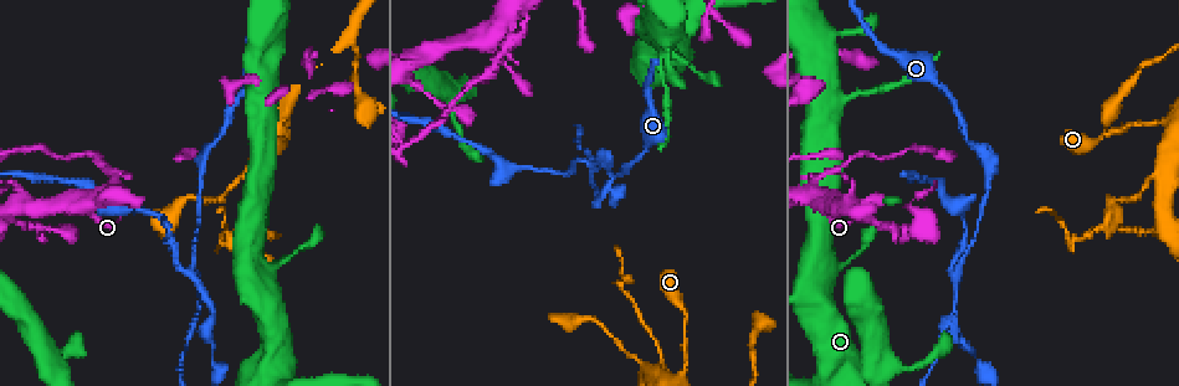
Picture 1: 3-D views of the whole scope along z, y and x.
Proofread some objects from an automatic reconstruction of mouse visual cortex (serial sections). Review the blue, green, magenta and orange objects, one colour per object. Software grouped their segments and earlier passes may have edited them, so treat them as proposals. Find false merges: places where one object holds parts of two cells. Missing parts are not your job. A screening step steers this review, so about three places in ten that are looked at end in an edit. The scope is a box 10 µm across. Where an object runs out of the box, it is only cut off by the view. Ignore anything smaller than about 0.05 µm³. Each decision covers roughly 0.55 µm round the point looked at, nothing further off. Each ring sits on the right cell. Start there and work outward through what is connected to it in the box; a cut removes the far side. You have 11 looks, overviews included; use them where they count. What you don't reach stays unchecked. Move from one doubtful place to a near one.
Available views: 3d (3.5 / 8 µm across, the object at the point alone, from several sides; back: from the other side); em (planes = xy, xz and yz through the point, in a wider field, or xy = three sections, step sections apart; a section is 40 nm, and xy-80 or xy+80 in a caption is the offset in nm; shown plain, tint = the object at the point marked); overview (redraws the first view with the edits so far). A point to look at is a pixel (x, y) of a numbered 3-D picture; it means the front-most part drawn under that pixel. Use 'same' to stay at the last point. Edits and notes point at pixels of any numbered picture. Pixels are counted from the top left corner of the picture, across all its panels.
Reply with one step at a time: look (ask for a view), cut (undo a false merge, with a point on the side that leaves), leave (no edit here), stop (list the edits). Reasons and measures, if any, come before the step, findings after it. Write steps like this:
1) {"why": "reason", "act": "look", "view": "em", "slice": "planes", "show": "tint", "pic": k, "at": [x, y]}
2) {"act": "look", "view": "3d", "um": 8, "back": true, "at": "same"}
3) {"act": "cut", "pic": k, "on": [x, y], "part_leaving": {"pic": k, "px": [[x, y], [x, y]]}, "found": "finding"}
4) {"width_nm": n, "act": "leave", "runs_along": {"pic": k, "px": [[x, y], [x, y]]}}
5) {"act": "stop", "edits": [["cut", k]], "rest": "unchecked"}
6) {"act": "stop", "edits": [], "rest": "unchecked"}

{"why": "sharp bend", "act": "look", "view": "3d", "um": 3.5, "pic": 1, "at": [662, 51]}

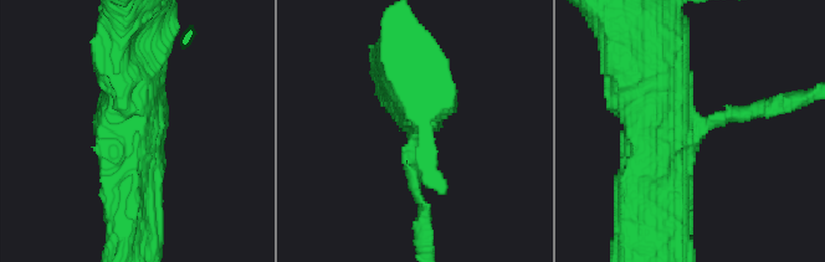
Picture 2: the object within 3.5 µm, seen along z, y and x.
{"act": "look", "view": "em", "slice": "xy", "step": 1, "show": "tint", "pic": 2, "at": [416, 129]}

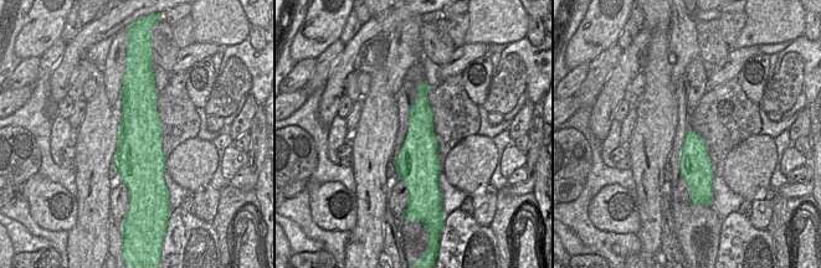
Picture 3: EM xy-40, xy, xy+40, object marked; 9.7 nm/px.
{"act": "look", "view": "em", "slice": "xy", "step": 5, "show": "tint", "at": "same"}

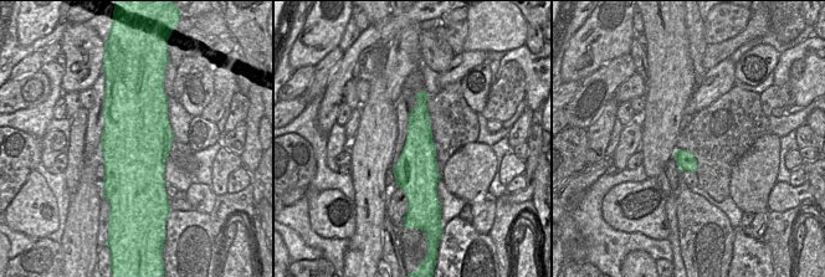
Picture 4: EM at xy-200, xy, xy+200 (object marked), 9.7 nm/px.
{"width_nm": 380, "act": "cut", "pic": 2, "on": [415, 184], "part_leaving": {"pic": 2, "px": [[416, 142], [409, 164], [424, 251]]}, "found": "a second cell is stuck on"}

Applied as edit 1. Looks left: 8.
{"act": "look", "view": "overview"}

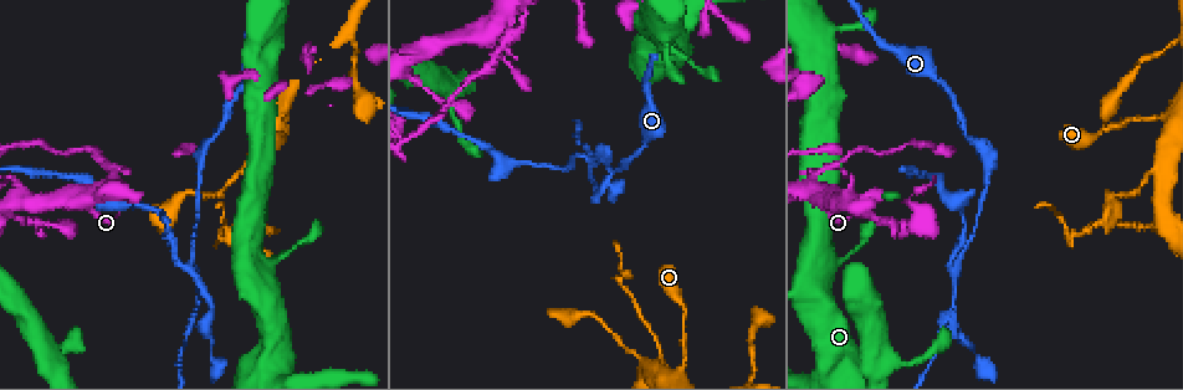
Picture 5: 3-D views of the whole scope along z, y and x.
{"why": "small branch off a trunk", "act": "look", "view": "3d", "um": 3.5, "pic": 5, "at": [244, 166]}

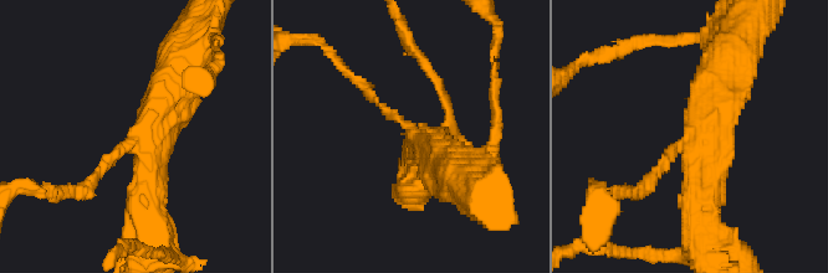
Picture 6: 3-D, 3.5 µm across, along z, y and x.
{"arms": 3, "arm_widths_nm": [150, 350, 600], "act": "look", "view": "em", "slice": "xy", "step": 2, "show": "tint", "pic": 6, "at": [690, 141]}

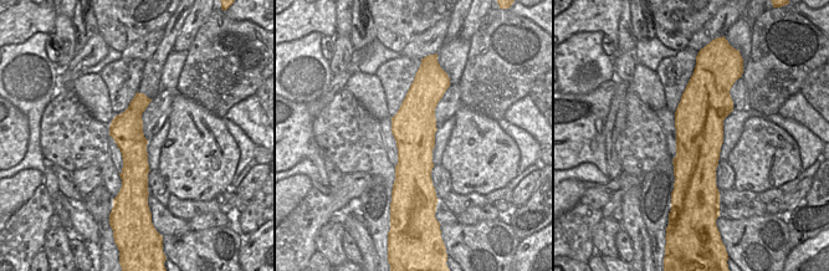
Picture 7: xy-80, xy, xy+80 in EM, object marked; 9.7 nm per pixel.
{"why": "another direction", "act": "look", "view": "em", "slice": "planes", "show": "tint", "at": "same"}

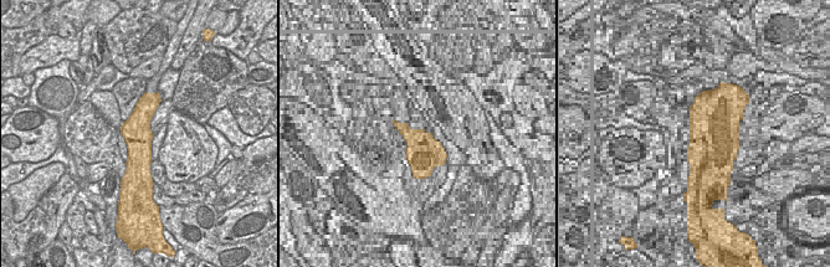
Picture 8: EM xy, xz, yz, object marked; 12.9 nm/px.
{"act": "leave", "found": "one cell here"}

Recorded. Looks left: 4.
{"why": "side arm on a straight run", "act": "look", "view": "3d", "um": 3.5, "back": true, "pic": 5, "at": [589, 165]}

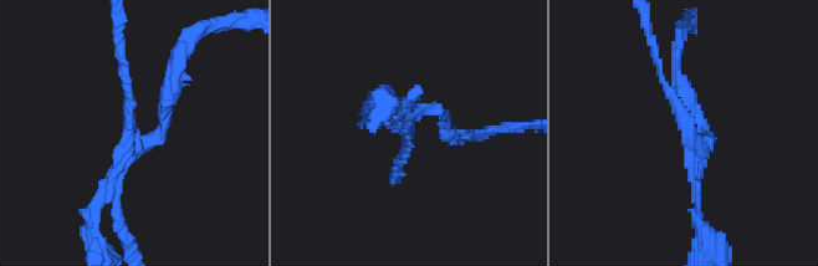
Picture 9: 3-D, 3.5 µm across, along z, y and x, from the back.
{"arms": 3, "arm_widths_nm": [100, 150, 200], "act": "look", "view": "em", "slice": "xy", "step": 1, "show": "tint", "pic": 9, "at": [688, 131]}

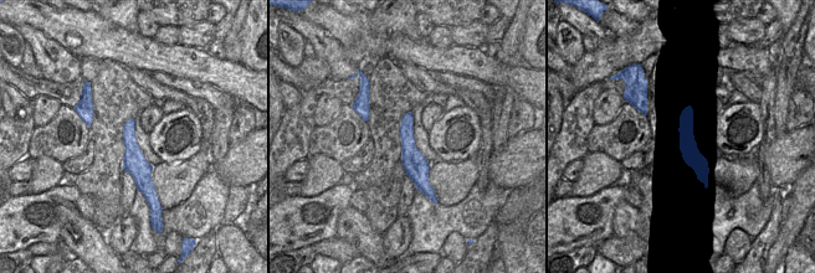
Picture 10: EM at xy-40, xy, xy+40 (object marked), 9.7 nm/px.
{"act": "cut", "pic": 9, "on": [90, 244], "part_leaving": {"pic": 9, "px": [[407, 139], [423, 111], [438, 111], [445, 133]]}, "found": "two cells meet here"}

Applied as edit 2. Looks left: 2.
{"act": "stop", "edits": [["cut", 2], ["cut", 9]], "rest": "unchecked"}

